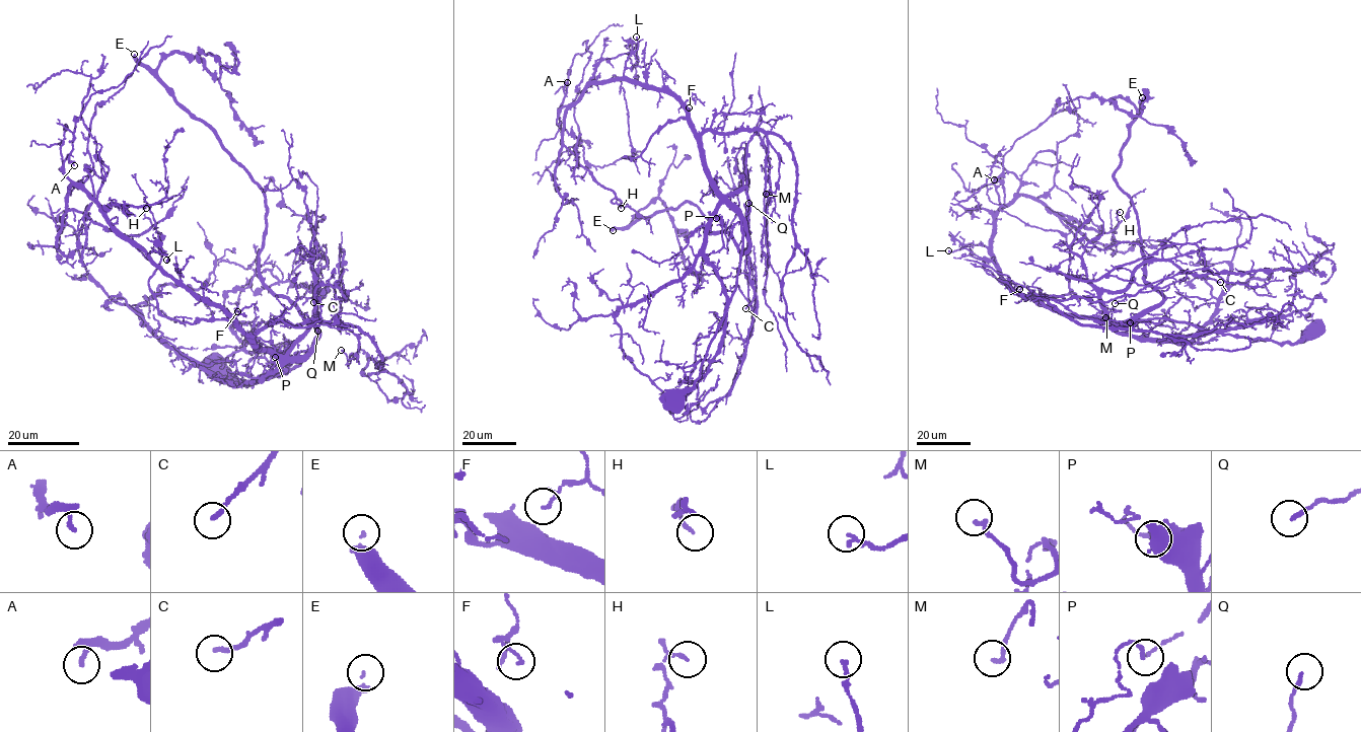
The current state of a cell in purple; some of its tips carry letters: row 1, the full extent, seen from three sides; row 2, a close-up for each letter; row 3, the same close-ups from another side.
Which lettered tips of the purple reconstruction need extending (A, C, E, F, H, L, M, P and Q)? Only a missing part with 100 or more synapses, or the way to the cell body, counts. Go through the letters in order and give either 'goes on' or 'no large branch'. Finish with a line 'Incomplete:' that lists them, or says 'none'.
A: no large branch
C: no large branch
E: goes on
F: no large branch
H: no large branch
L: no large branch
M: no large branch
P: no large branch
Q: no large branch
Incomplete: E

